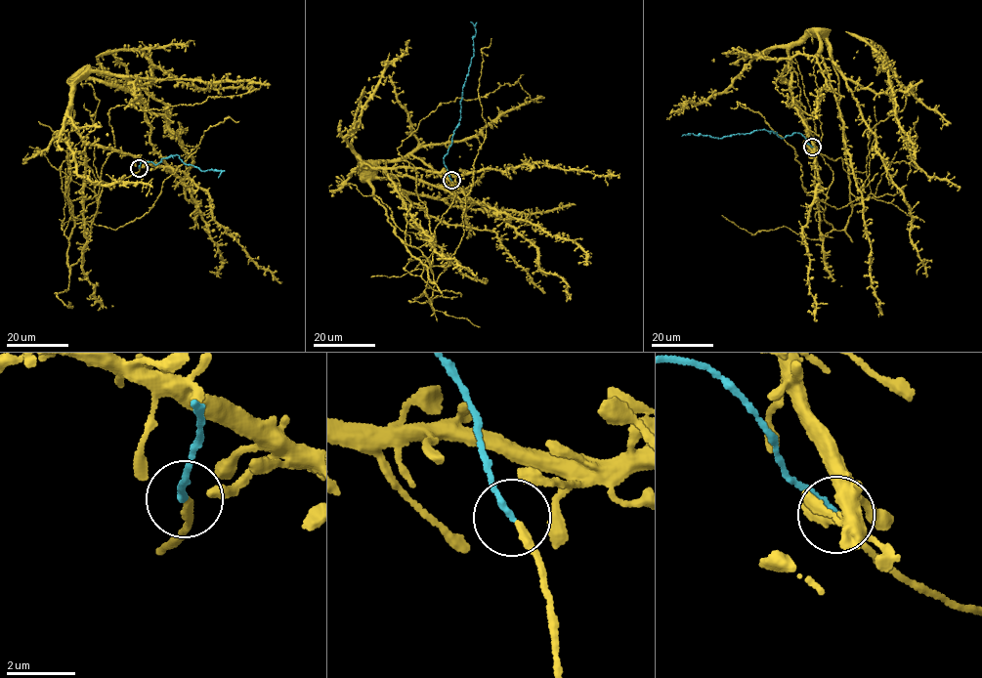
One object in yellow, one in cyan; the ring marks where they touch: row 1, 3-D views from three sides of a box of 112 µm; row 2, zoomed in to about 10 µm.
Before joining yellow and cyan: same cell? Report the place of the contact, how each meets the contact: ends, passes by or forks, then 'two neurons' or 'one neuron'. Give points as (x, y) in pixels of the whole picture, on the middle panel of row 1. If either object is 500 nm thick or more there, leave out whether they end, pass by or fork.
place (451, 180); yellow passes by; cyan ends; one neuron

